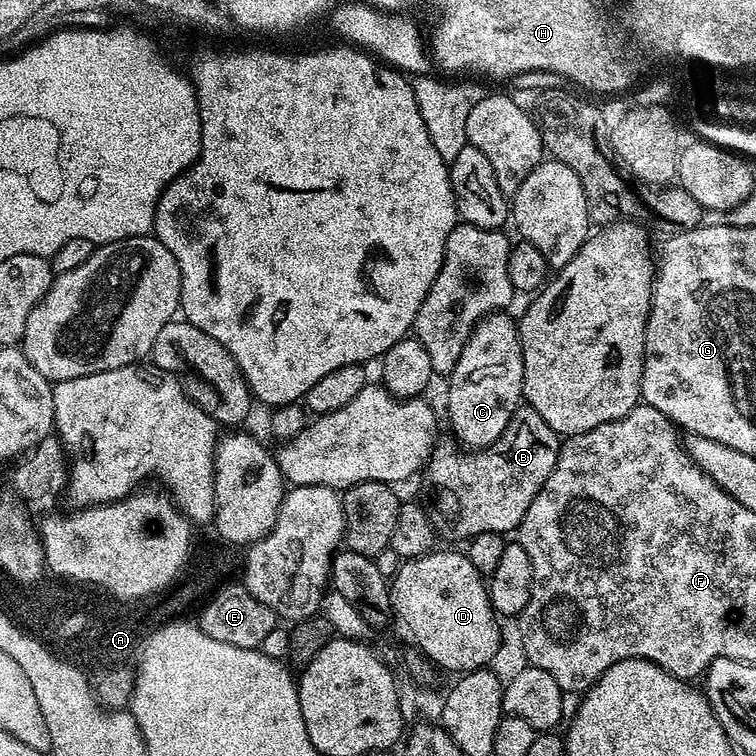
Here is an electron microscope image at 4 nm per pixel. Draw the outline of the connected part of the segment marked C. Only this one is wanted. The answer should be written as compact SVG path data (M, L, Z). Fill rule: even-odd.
M496 310L491 314L484 316L479 324L472 330L472 336L466 342L466 346L462 350L462 354L458 358L458 362L454 366L454 370L447 377L448 380L448 416L452 419L452 428L456 431L457 436L466 444L466 446L479 450L493 444L495 440L502 434L502 430L506 430L506 426L510 422L510 418L515 414L516 409L521 407L522 393L524 390L524 355L522 354L522 346L520 345L520 330L515 319L512 320L507 316L508 312L504 310Z

